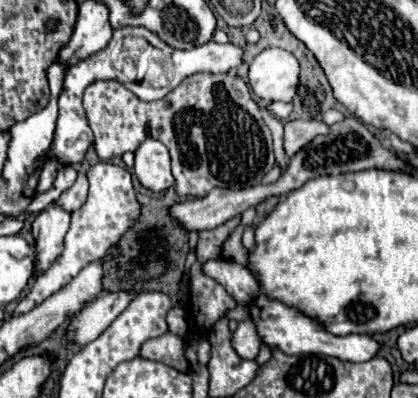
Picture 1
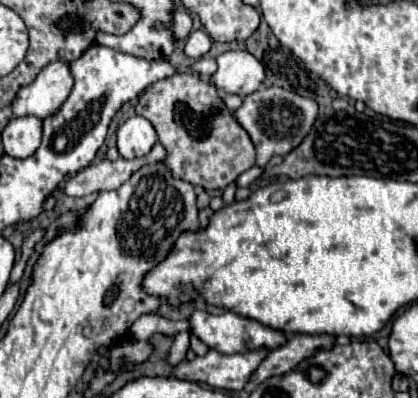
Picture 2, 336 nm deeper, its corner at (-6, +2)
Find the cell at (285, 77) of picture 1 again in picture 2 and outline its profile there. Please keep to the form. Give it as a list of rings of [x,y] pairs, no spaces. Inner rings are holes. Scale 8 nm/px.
[[[247,50],[225,52],[217,58],[217,72],[213,84],[229,94],[249,96],[263,86],[265,66]]]

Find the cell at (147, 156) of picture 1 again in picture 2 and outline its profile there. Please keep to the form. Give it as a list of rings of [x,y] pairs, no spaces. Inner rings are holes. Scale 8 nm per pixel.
[[[131,116],[117,130],[117,150],[123,158],[143,158],[157,144],[157,132],[153,124],[143,116]]]

